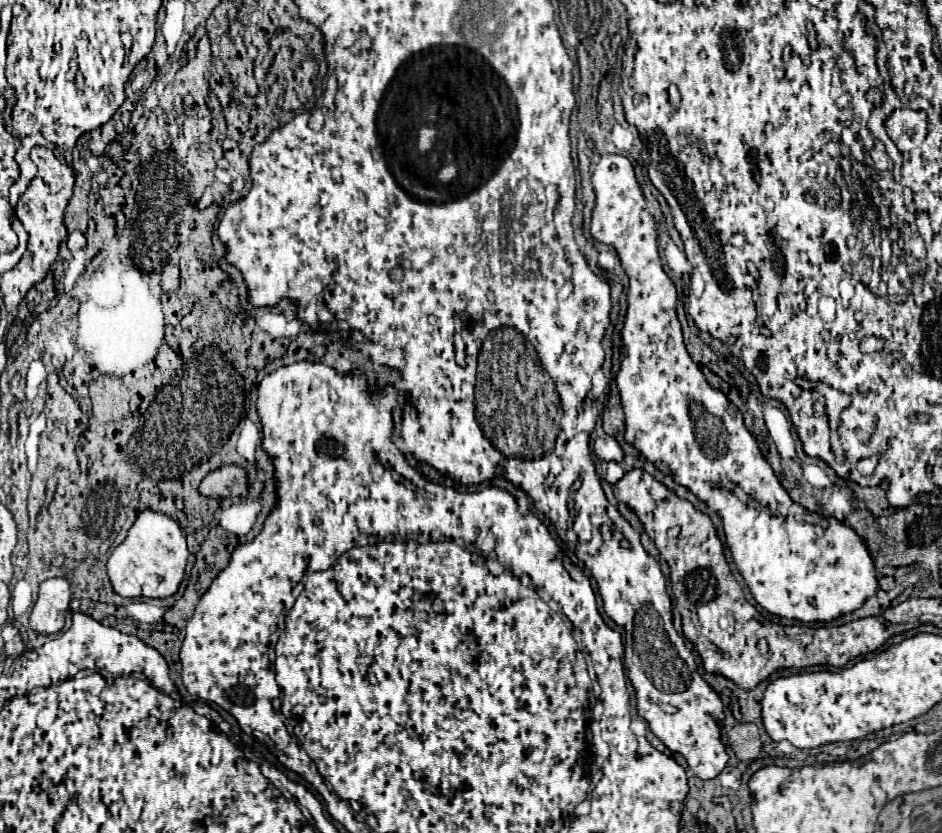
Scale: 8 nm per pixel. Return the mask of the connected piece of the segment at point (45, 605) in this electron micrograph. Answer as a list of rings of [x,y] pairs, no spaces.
[[[49,578],[41,582],[39,598],[29,616],[29,626],[39,634],[59,632],[65,624],[71,594],[71,584],[65,578]]]

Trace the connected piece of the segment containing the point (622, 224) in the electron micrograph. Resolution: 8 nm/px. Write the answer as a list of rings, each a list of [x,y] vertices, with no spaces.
[[[621,154],[601,156],[591,180],[597,196],[591,220],[591,236],[603,244],[611,244],[617,250],[625,272],[629,274],[629,308],[625,326],[621,330],[623,356],[621,370],[615,378],[625,410],[625,440],[661,472],[671,472],[677,484],[689,488],[699,500],[703,500],[721,516],[733,560],[759,606],[775,616],[793,618],[799,622],[827,622],[841,614],[853,612],[877,590],[875,566],[865,542],[849,526],[839,524],[835,518],[825,520],[829,530],[821,530],[825,526],[815,526],[795,518],[795,514],[805,510],[789,498],[775,478],[771,466],[759,452],[755,438],[745,428],[741,412],[737,408],[733,410],[733,404],[721,390],[715,390],[707,384],[703,372],[691,360],[683,344],[681,324],[675,312],[677,290],[661,264],[657,220],[645,210],[645,196],[637,184],[631,162]]]

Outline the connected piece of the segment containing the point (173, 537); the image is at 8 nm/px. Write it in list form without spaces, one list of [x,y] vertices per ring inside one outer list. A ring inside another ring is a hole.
[[[143,510],[133,522],[127,538],[107,560],[113,590],[125,598],[169,598],[177,592],[187,566],[187,544],[181,526],[155,510]]]

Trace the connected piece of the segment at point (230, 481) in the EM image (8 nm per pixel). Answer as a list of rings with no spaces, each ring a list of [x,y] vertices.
[[[221,466],[219,470],[213,470],[201,480],[199,494],[211,498],[245,496],[247,494],[245,470],[239,466]]]

